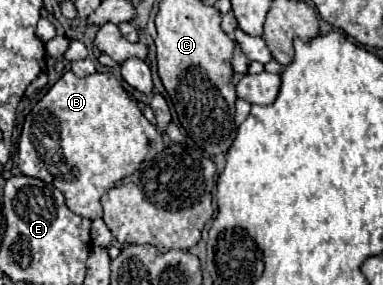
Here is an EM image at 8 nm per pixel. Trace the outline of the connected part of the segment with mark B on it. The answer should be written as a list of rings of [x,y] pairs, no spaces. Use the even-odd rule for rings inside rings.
[[[66,71],[26,115],[22,137],[18,143],[16,165],[24,175],[52,183],[56,189],[64,193],[70,211],[94,221],[102,217],[100,197],[112,185],[120,183],[124,177],[134,173],[134,169],[138,169],[142,161],[152,159],[162,149],[164,149],[162,133],[156,129],[156,125],[152,125],[144,117],[134,97],[124,89],[124,85],[112,73],[96,71],[80,79],[72,71]]]

